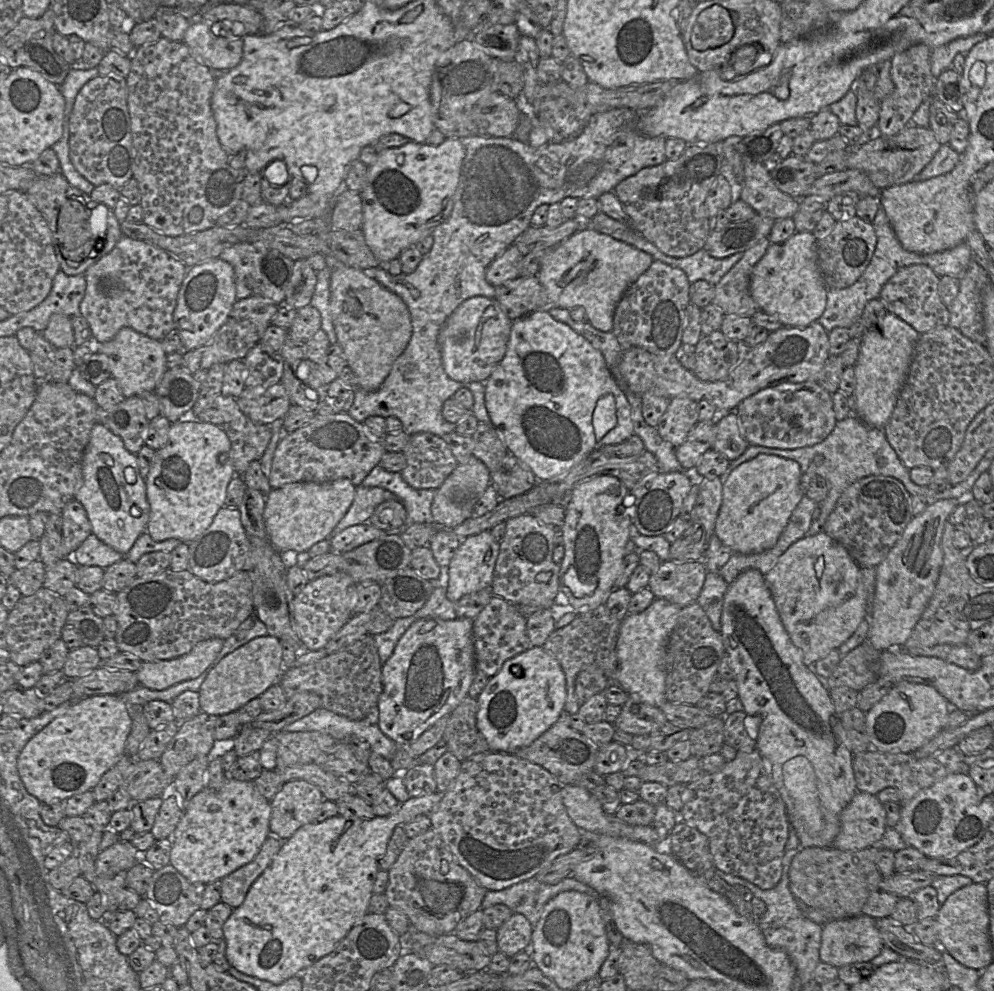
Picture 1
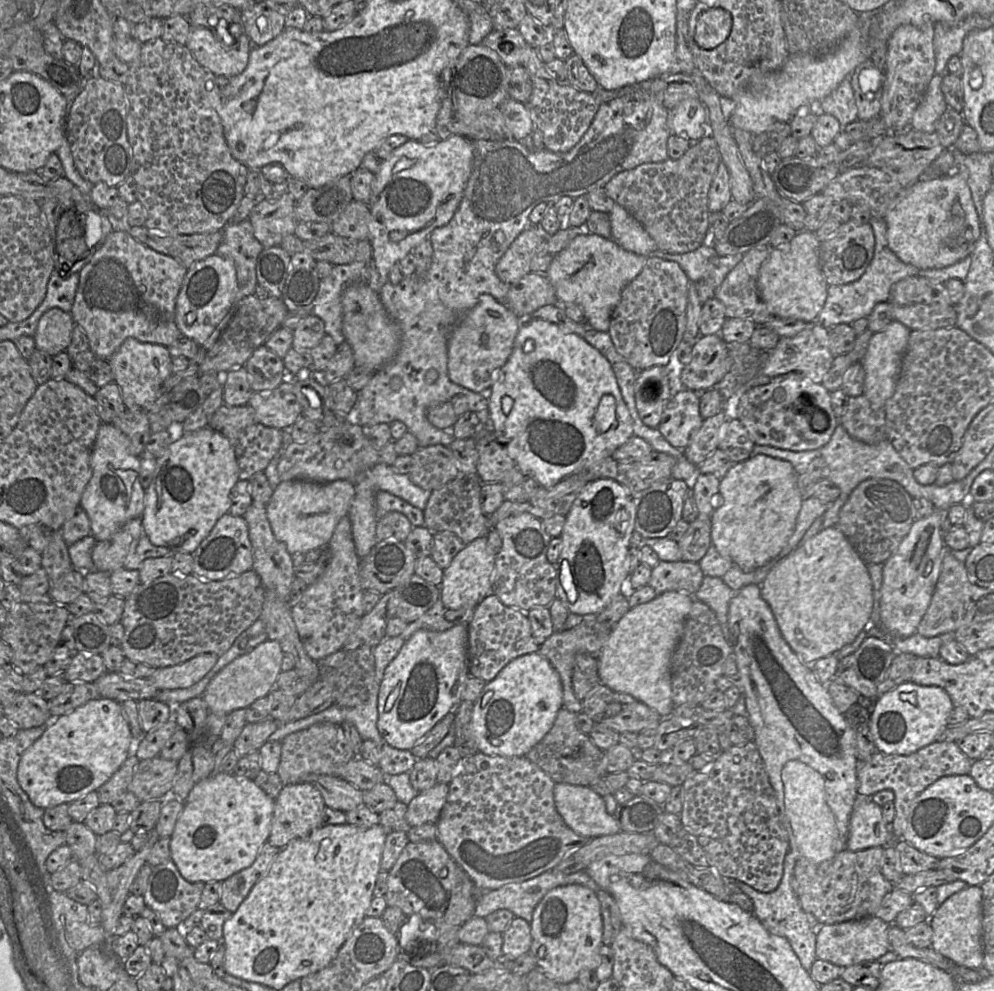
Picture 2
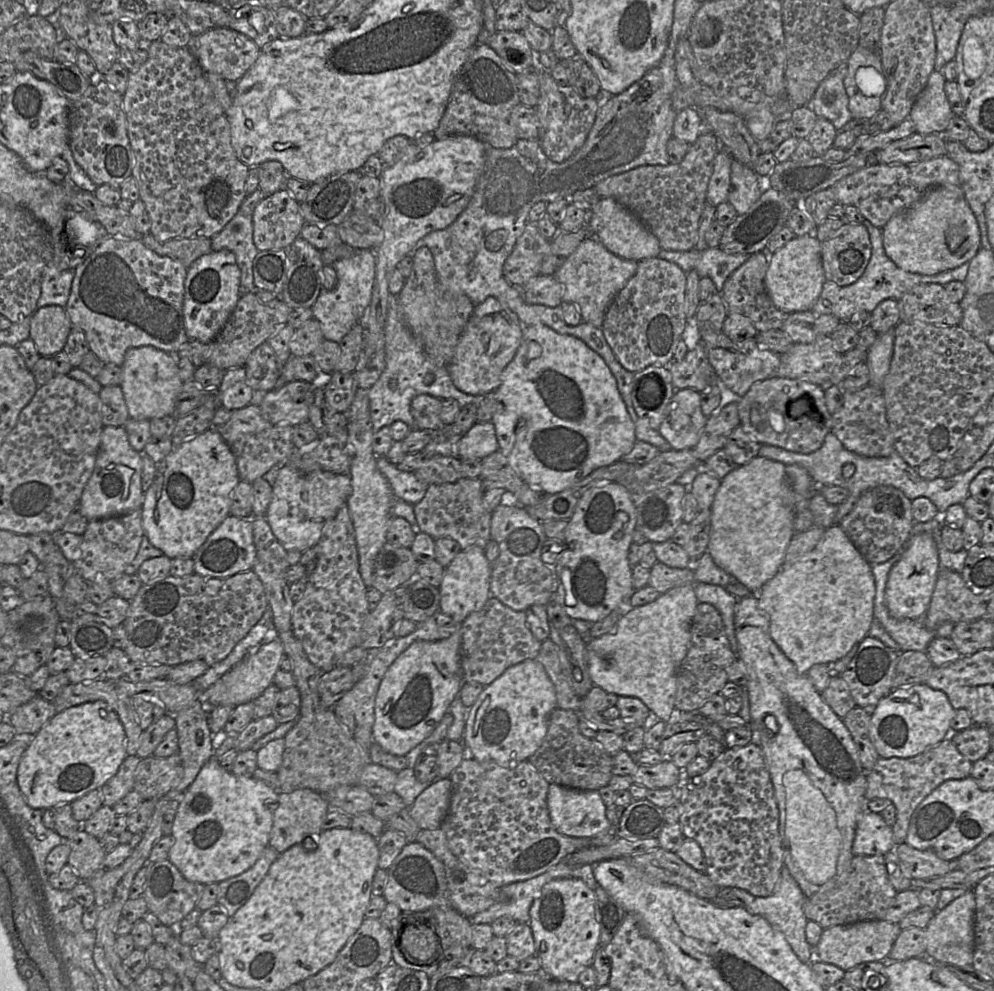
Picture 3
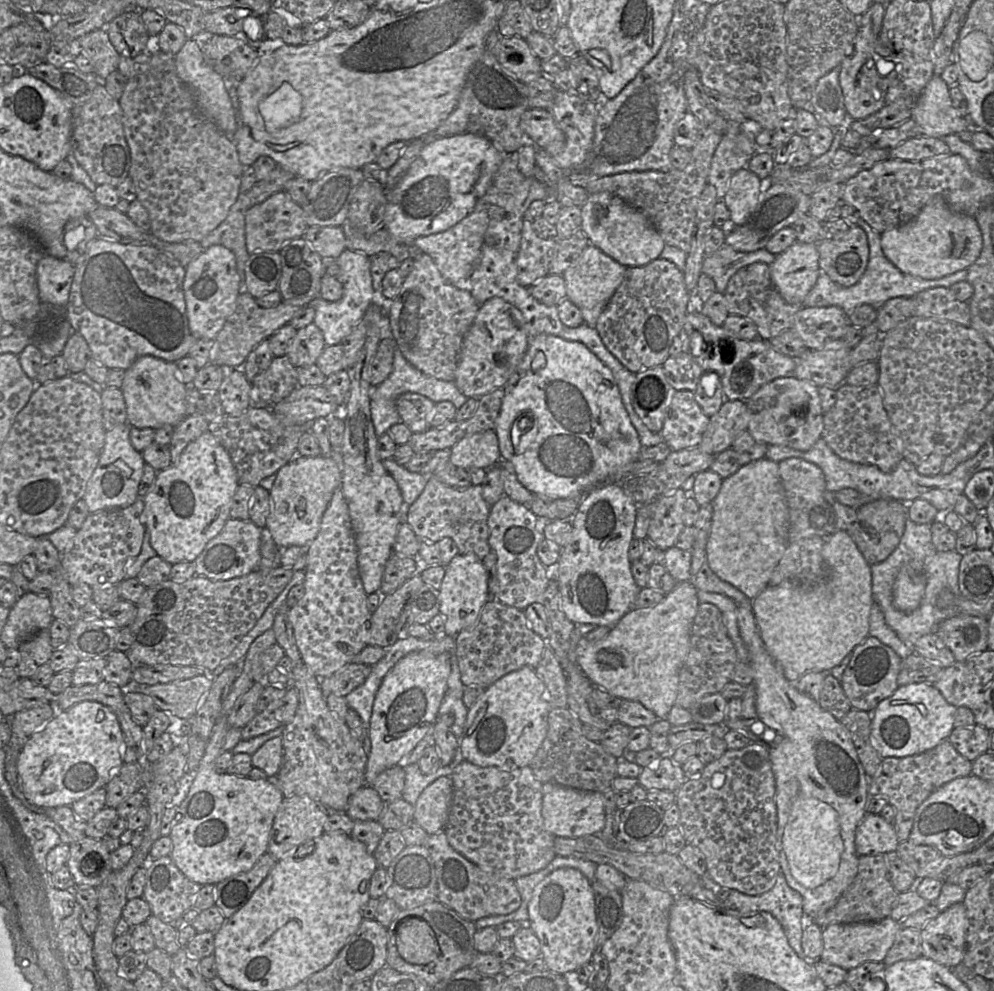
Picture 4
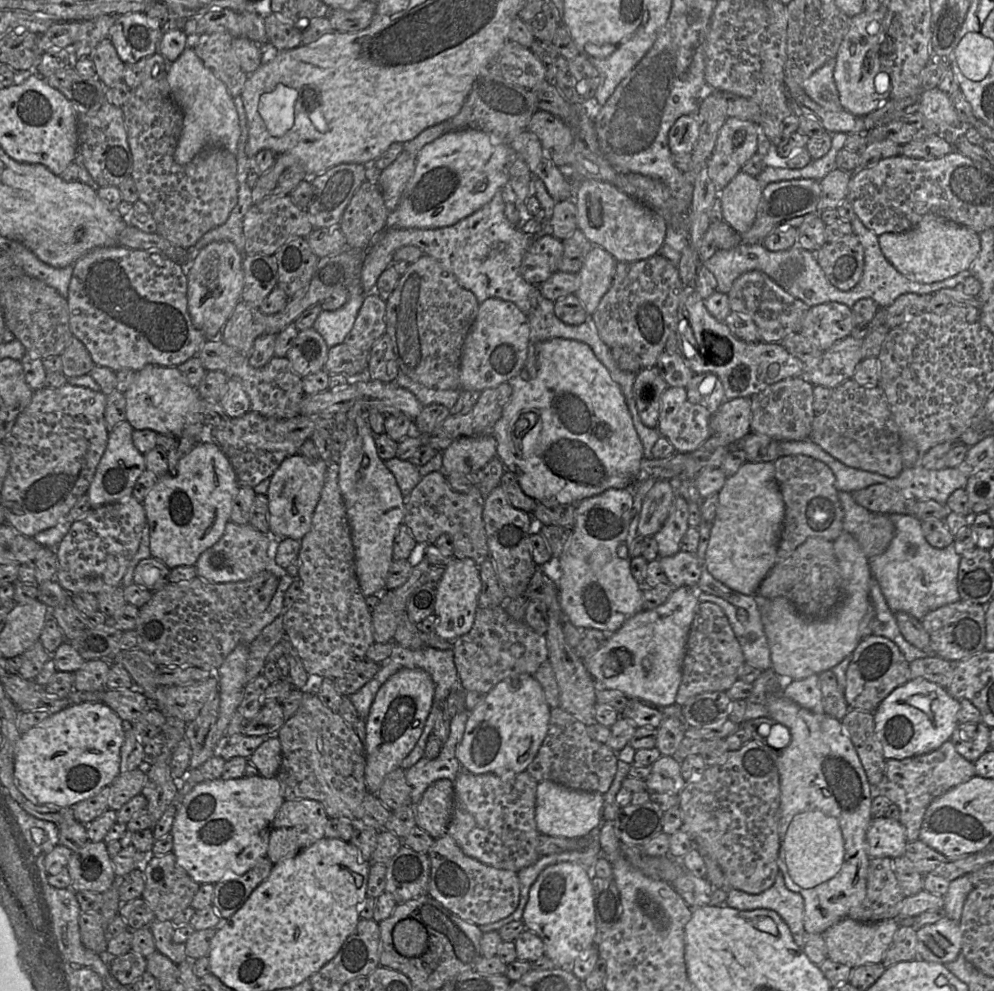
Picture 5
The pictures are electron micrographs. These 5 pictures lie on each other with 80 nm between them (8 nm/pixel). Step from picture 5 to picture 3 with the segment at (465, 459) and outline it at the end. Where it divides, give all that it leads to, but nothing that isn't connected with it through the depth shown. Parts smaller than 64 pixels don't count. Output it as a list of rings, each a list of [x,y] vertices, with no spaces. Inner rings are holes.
[[[491,421],[476,422],[471,429],[456,439],[456,457],[481,460],[499,450],[495,427]]]

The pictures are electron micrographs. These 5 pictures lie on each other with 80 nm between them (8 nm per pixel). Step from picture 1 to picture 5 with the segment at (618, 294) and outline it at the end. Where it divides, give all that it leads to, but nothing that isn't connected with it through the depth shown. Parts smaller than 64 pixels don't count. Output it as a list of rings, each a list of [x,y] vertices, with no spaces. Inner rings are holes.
[[[593,246],[578,273],[580,286],[575,295],[587,314],[594,313],[602,297],[610,289],[618,261],[606,250]]]

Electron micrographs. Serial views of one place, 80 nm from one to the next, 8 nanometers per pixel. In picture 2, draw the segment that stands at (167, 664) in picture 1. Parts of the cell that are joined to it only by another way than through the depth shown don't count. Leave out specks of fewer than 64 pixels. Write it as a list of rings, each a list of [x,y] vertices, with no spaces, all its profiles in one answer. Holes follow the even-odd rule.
[[[202,653],[186,662],[156,668],[150,679],[158,690],[189,688],[200,681],[215,665],[220,656]]]

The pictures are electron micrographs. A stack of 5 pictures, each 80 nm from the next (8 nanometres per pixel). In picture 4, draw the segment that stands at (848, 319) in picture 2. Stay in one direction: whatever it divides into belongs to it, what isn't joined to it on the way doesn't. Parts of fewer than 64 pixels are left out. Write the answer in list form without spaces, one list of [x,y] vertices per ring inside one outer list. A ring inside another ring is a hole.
[[[859,218],[857,225],[866,233],[869,246],[869,259],[863,275],[856,284],[845,288],[835,284],[825,273],[820,272],[816,284],[802,302],[804,307],[820,308],[837,306],[843,309],[843,311],[849,316],[857,306],[862,304],[869,304],[878,310],[887,300],[895,297],[913,297],[917,293],[926,289],[937,287],[949,288],[954,283],[966,281],[967,269],[959,270],[944,277],[931,280],[902,273],[884,256],[880,243],[881,233],[873,230],[861,218]]]

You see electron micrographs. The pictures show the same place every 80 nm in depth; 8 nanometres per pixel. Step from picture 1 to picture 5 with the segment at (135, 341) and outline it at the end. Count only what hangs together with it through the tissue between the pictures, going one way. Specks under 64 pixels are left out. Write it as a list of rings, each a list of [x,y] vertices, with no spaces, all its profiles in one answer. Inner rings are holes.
[[[148,364],[136,372],[135,379],[124,393],[126,420],[134,430],[149,429],[158,434],[174,437],[194,436],[198,442],[214,441],[212,429],[204,424],[202,397],[197,388],[190,385],[177,367]]]

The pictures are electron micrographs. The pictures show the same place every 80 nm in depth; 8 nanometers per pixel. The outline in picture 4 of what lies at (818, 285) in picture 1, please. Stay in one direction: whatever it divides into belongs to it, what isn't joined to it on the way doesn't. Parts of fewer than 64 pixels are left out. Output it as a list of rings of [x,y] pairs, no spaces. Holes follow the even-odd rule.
[[[796,241],[776,256],[769,270],[782,298],[789,304],[802,305],[820,275],[817,244]]]

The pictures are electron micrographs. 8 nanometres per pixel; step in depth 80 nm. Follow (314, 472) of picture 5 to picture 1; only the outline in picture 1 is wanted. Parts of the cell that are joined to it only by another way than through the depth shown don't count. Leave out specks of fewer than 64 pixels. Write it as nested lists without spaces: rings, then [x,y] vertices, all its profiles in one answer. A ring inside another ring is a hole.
[[[349,479],[330,483],[295,482],[272,489],[266,499],[264,521],[268,540],[282,555],[308,552],[315,544],[326,540],[351,507],[356,486]]]

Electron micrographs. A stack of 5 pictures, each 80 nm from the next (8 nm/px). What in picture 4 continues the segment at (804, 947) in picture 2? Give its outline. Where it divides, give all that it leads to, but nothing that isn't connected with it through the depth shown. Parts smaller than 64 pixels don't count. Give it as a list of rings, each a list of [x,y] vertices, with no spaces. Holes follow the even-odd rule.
[[[782,871],[779,872],[773,888],[761,895],[751,896],[730,889],[727,898],[731,908],[740,912],[765,911],[772,914],[781,924],[788,943],[801,957],[802,934],[807,919],[803,912],[803,898],[790,888]]]

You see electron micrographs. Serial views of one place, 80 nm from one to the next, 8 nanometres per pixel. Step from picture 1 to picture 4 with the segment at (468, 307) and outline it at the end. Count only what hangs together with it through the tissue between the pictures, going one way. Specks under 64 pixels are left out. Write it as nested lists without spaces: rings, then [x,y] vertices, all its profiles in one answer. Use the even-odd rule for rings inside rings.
[[[500,297],[480,305],[460,349],[454,383],[468,398],[480,398],[504,388],[525,355],[529,345],[525,319],[521,311]]]

